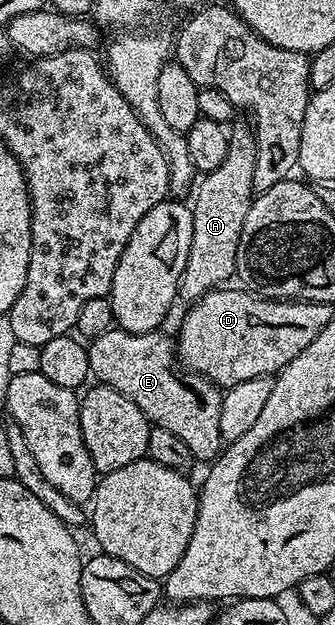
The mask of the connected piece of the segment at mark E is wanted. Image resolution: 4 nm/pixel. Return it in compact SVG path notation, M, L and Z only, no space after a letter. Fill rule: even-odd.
M112 329L101 333L101 337L90 340L86 344L87 356L89 357L89 369L102 386L117 389L141 413L147 418L147 422L152 427L160 427L176 437L181 437L185 445L189 445L192 456L196 460L207 459L214 461L219 458L221 448L224 446L224 439L221 437L221 401L223 400L223 391L216 387L210 379L204 379L202 375L194 373L188 374L187 383L179 380L179 375L175 372L175 363L177 364L177 347L167 335L163 335L162 330L141 333L140 335L130 335L127 331Z

